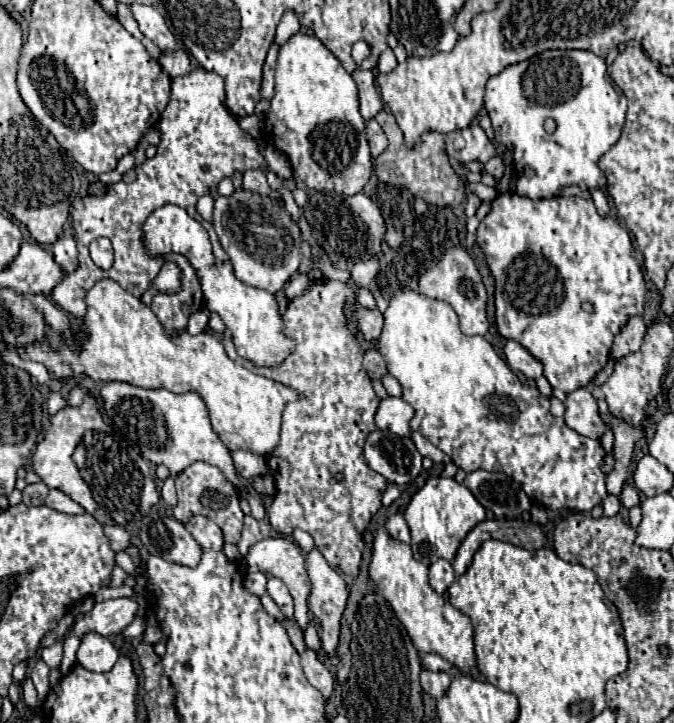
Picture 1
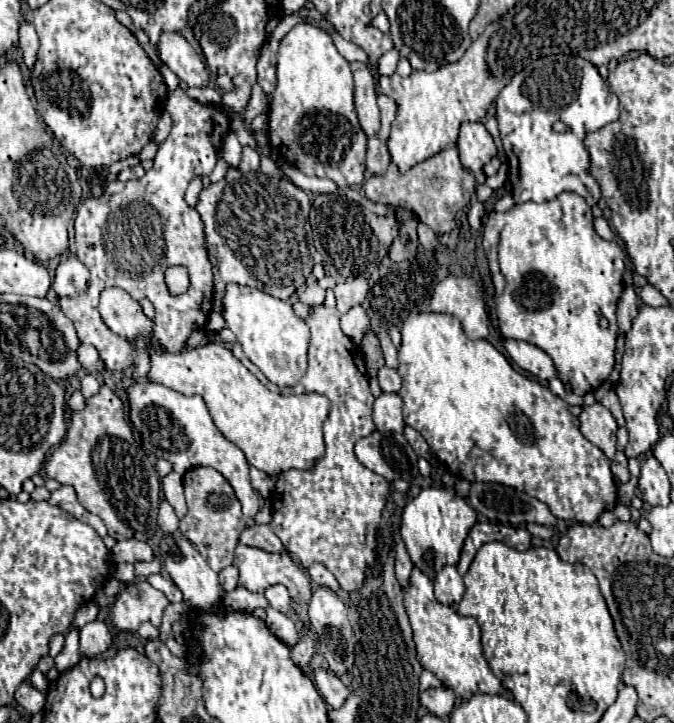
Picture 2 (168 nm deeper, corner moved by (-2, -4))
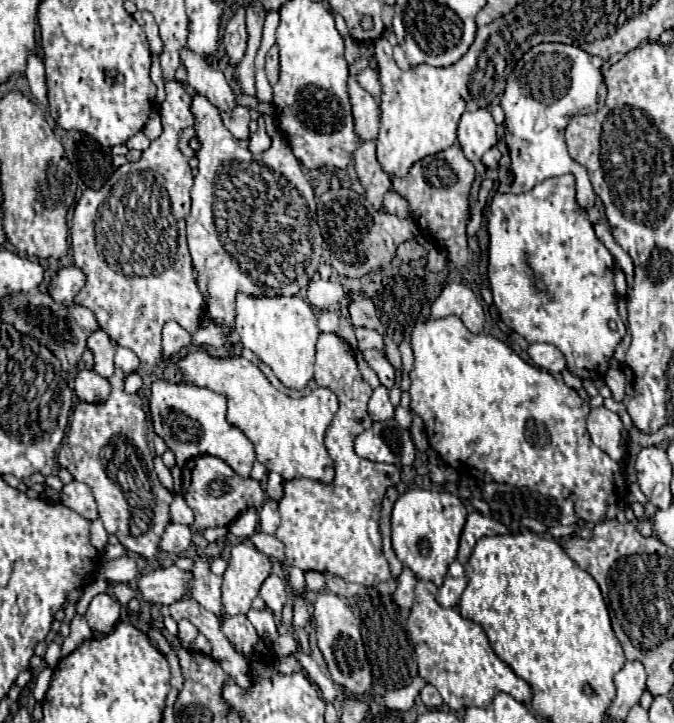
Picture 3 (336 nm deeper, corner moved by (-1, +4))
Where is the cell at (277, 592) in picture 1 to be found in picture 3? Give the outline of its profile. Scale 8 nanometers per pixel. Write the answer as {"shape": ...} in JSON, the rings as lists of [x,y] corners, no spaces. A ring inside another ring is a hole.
{"shape":[[[270,574],[270,576],[264,580],[262,588],[260,588],[260,598],[264,600],[266,608],[268,608],[268,610],[272,610],[274,614],[282,612],[282,606],[284,606],[286,598],[288,598],[286,582],[284,582],[280,576]]]}

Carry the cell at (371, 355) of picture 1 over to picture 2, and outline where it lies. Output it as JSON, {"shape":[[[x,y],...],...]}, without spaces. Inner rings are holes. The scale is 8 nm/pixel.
{"shape":[[[369,332],[363,340],[363,356],[365,356],[365,364],[367,364],[367,372],[371,378],[377,376],[379,368],[385,366],[385,360],[383,360],[383,352],[381,352],[381,346],[379,346],[379,340],[373,332]]]}

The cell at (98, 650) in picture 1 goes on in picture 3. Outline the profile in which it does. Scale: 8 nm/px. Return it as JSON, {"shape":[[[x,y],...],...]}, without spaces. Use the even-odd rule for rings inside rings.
{"shape":[[[106,592],[96,594],[84,616],[86,616],[88,626],[94,630],[94,634],[108,634],[118,622],[120,602]]]}

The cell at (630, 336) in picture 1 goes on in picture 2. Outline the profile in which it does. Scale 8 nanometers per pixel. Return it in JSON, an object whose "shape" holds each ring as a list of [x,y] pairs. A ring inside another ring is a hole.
{"shape":[[[631,286],[625,288],[623,296],[617,304],[617,322],[619,322],[619,336],[627,336],[631,330],[631,324],[639,312],[639,298]]]}

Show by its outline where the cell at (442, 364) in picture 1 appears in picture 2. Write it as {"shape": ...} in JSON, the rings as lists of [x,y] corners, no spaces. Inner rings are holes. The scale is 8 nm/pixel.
{"shape":[[[411,312],[401,326],[401,346],[397,348],[397,352],[399,352],[397,372],[403,378],[403,386],[399,390],[399,396],[403,398],[403,420],[407,426],[415,428],[427,440],[427,444],[437,454],[437,458],[441,462],[445,462],[455,476],[465,478],[469,482],[497,482],[497,484],[517,488],[521,492],[545,502],[551,508],[551,512],[555,512],[555,518],[569,520],[569,522],[593,524],[593,522],[597,522],[601,512],[615,508],[617,486],[615,486],[613,474],[609,470],[611,462],[607,456],[603,456],[603,452],[599,452],[599,448],[595,448],[595,444],[591,444],[579,432],[579,422],[575,416],[569,414],[569,404],[565,400],[561,400],[559,396],[553,396],[547,386],[541,386],[537,380],[531,380],[531,378],[519,374],[517,370],[513,370],[513,366],[507,362],[507,358],[497,348],[493,348],[487,340],[469,340],[461,328],[461,322],[455,316],[435,314],[435,312]]]}

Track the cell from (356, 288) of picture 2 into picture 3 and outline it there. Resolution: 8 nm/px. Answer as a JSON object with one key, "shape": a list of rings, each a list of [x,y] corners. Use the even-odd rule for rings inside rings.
{"shape":[[[320,279],[312,281],[308,284],[308,302],[318,308],[318,310],[328,310],[328,306],[338,304],[344,296],[346,296],[346,288],[342,288],[340,284],[334,284],[332,281]]]}

